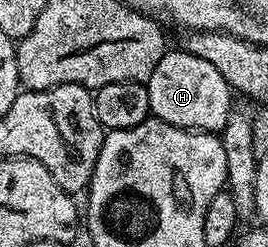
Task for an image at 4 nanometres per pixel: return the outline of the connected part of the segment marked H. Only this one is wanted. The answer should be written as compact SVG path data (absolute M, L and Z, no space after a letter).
M186 51L164 53L161 63L153 67L153 75L145 84L149 91L151 117L173 127L219 135L233 111L233 91L229 83L221 79L221 71L205 63L205 59L197 59L197 55Z

